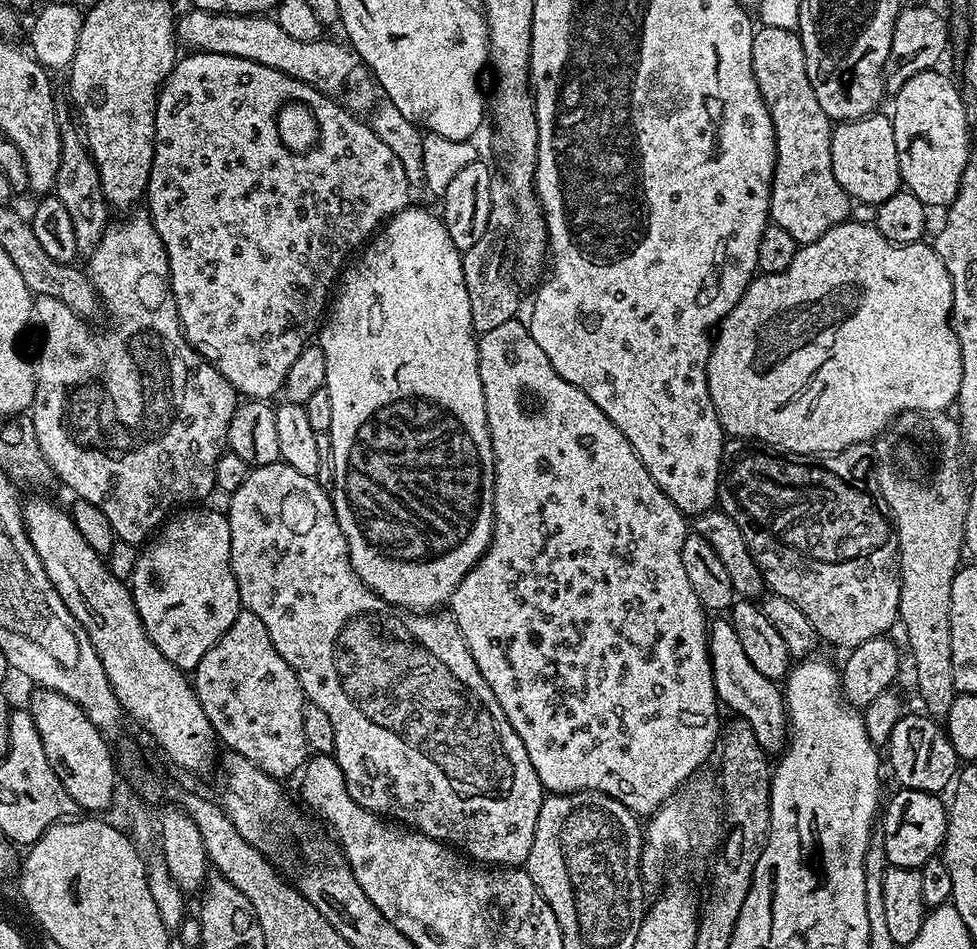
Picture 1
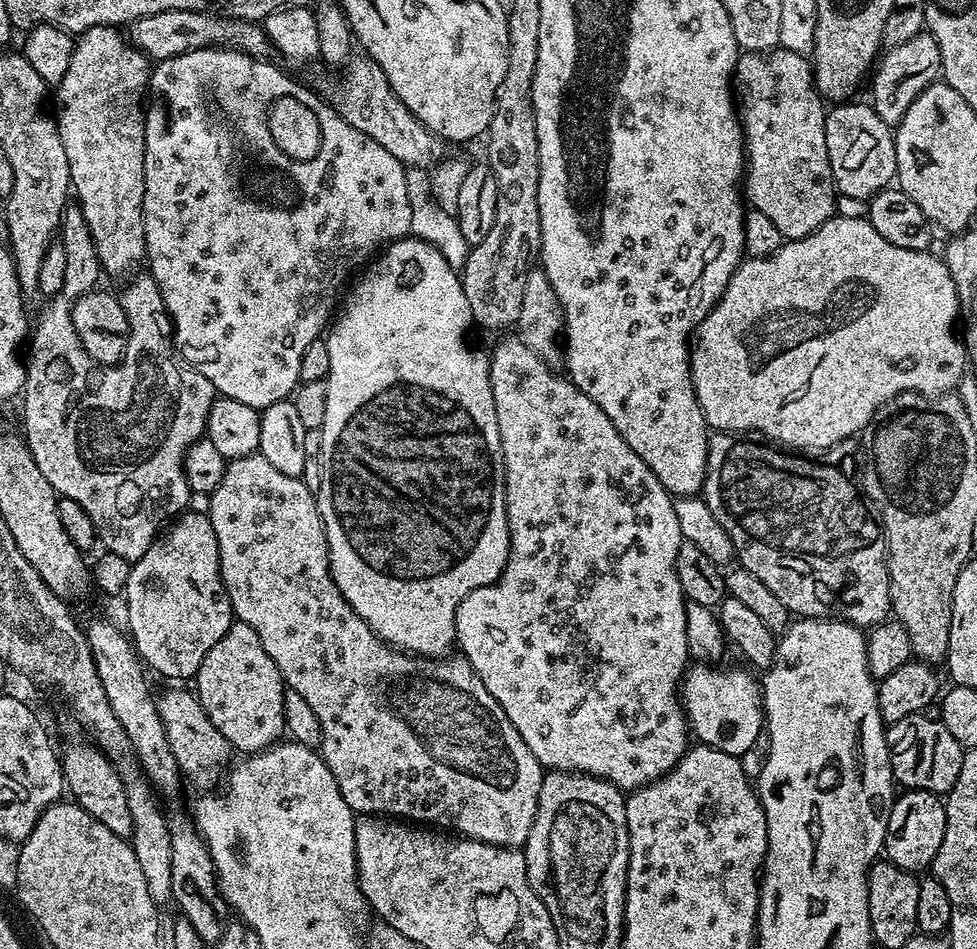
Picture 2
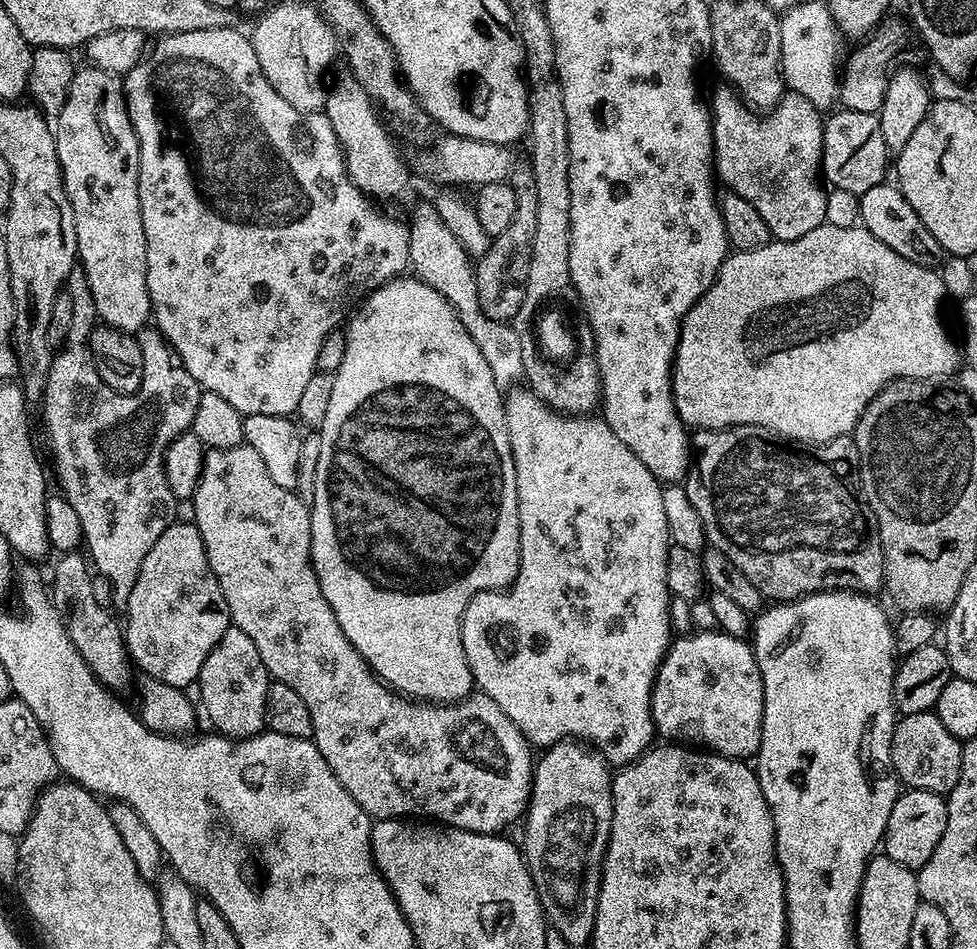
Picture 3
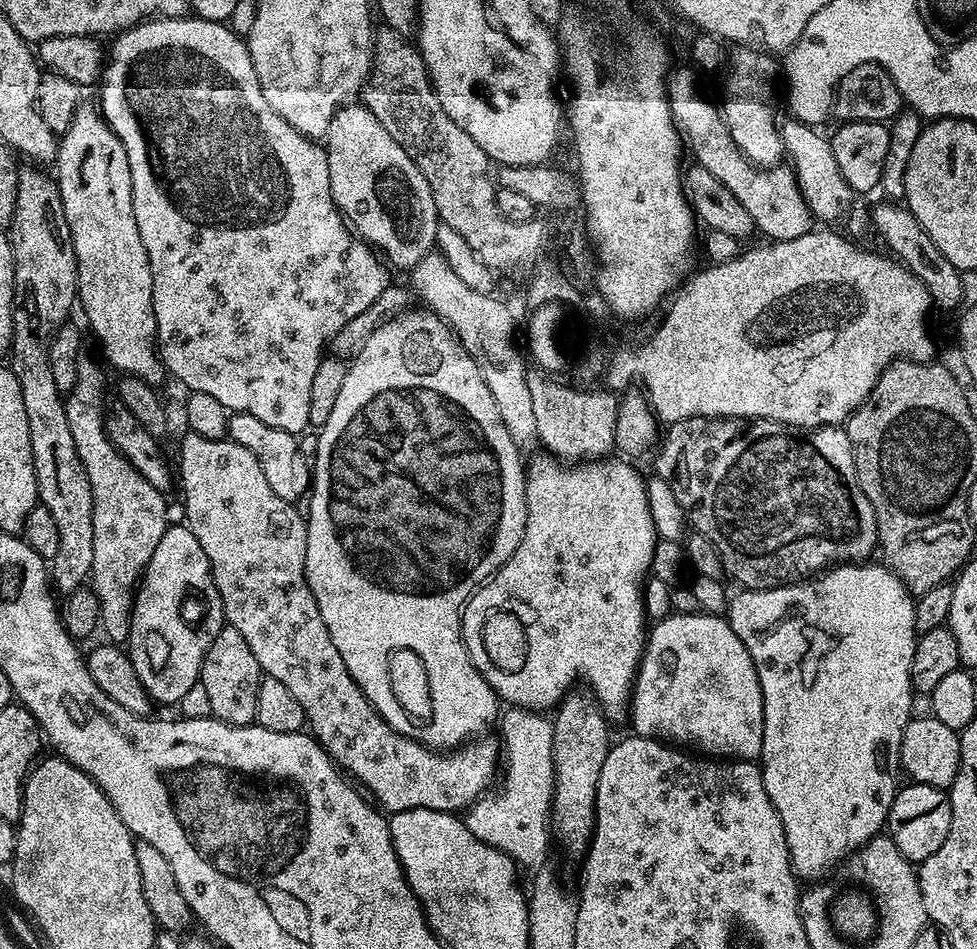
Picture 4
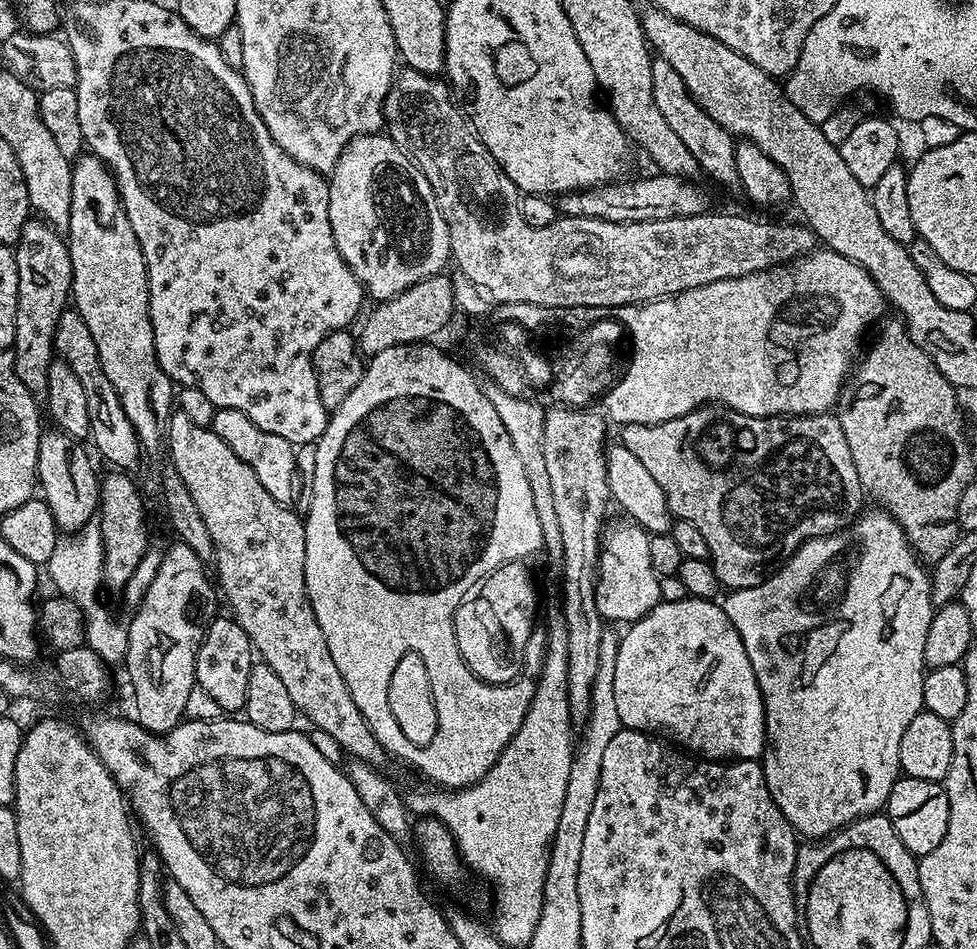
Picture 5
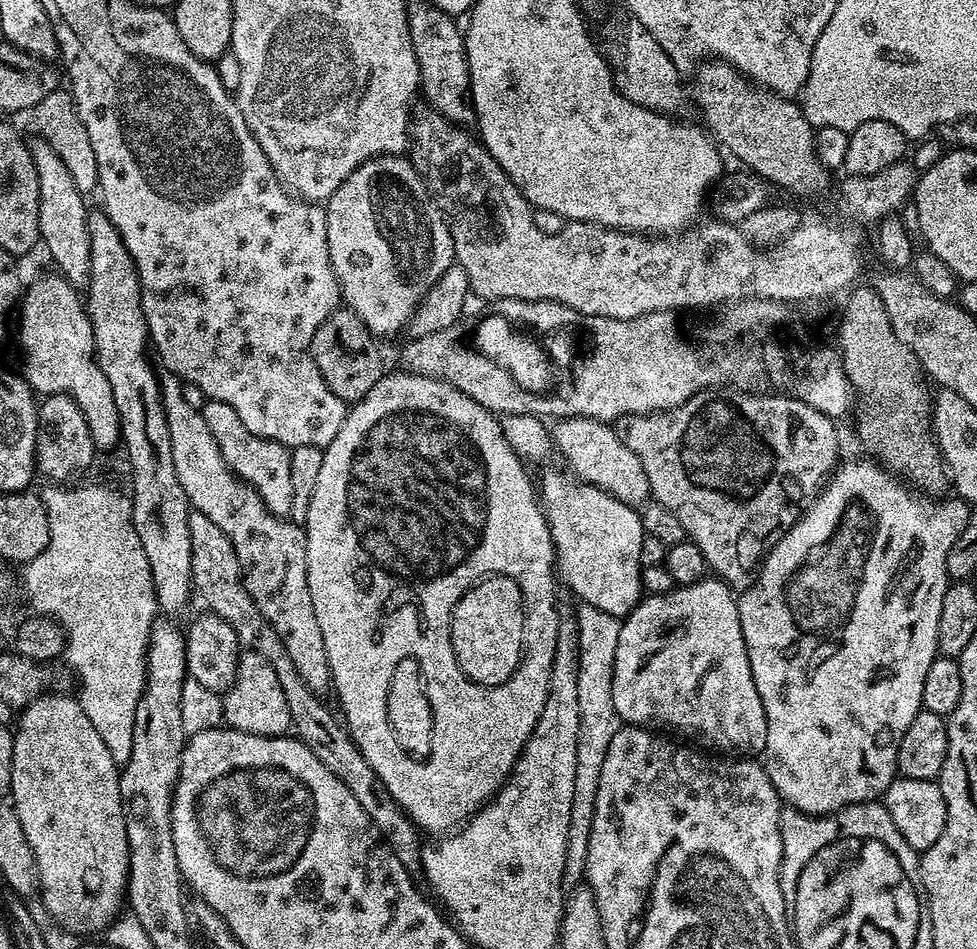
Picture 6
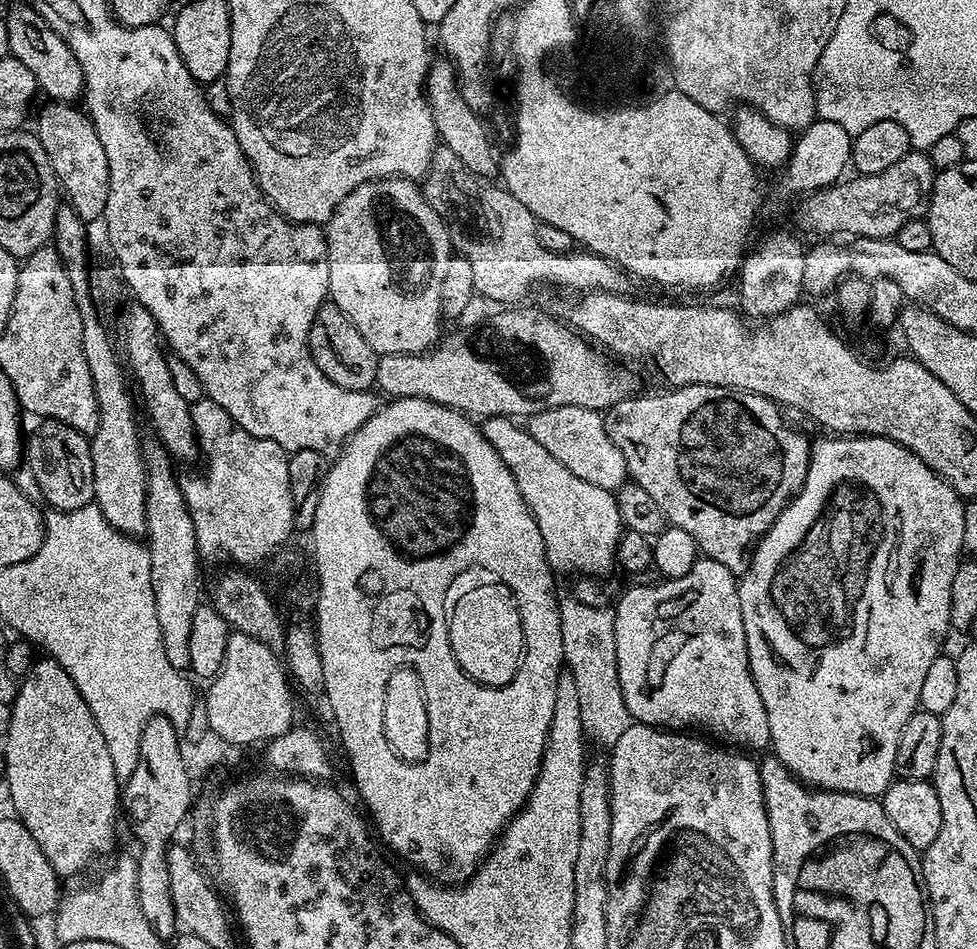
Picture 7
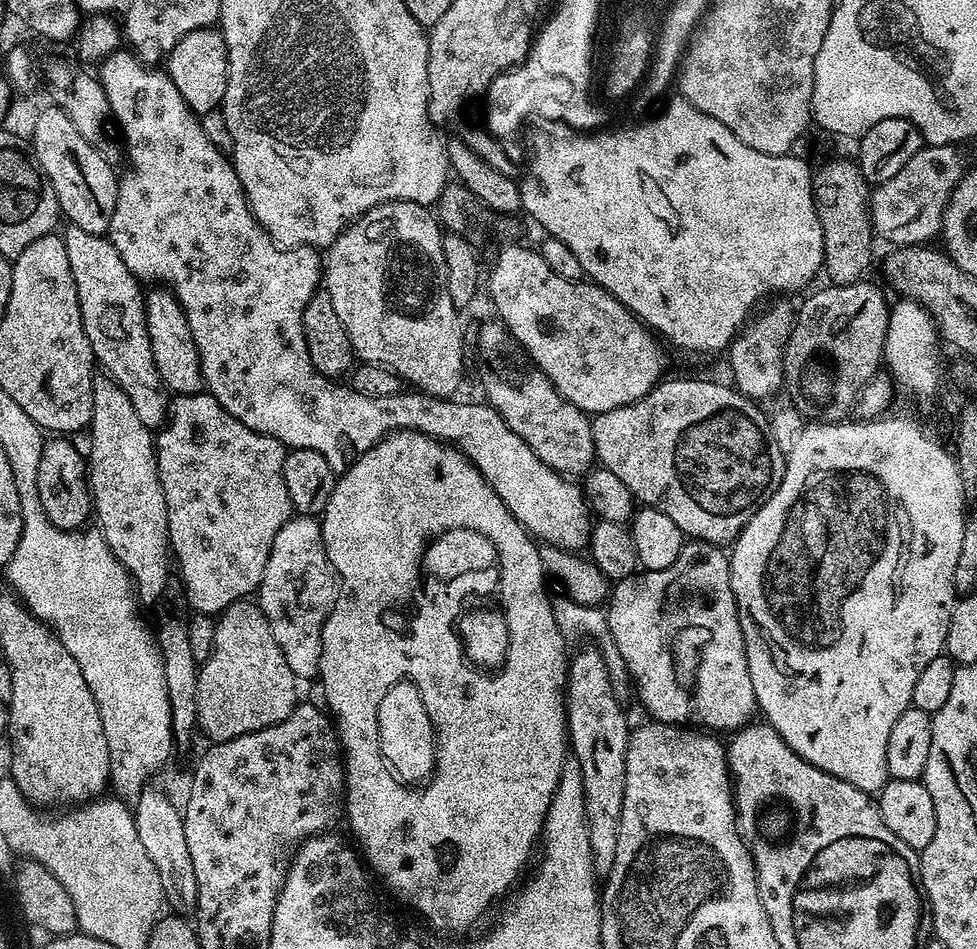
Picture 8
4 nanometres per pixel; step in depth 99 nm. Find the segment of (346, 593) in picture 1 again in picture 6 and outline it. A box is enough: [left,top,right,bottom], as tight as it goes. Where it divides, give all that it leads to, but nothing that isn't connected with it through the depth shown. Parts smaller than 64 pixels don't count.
[159,370,332,694]

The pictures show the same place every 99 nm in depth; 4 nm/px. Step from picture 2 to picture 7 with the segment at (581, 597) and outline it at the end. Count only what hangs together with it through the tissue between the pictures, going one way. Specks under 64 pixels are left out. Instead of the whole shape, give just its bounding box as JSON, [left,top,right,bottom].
[448,582,524,688]

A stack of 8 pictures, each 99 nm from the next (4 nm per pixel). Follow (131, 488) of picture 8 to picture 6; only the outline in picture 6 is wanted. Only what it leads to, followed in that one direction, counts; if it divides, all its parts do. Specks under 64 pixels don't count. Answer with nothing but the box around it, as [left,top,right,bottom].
[31,139,90,289]

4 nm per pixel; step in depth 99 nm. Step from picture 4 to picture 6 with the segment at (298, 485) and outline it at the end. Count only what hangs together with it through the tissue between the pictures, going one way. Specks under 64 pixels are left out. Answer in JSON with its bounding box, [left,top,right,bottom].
[202,400,294,517]

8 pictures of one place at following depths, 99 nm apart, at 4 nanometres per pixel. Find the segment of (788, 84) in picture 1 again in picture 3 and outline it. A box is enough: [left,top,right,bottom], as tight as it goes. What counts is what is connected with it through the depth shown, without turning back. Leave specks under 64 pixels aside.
[710,91,829,240]

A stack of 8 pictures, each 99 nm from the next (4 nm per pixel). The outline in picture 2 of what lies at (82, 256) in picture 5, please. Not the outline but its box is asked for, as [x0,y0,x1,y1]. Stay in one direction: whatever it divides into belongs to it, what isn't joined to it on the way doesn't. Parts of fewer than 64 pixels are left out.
[54,24,150,276]

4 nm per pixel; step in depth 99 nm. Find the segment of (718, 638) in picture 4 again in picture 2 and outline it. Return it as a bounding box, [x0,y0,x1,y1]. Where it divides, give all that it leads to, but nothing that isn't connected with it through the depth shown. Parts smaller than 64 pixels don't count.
[680,662,766,758]

